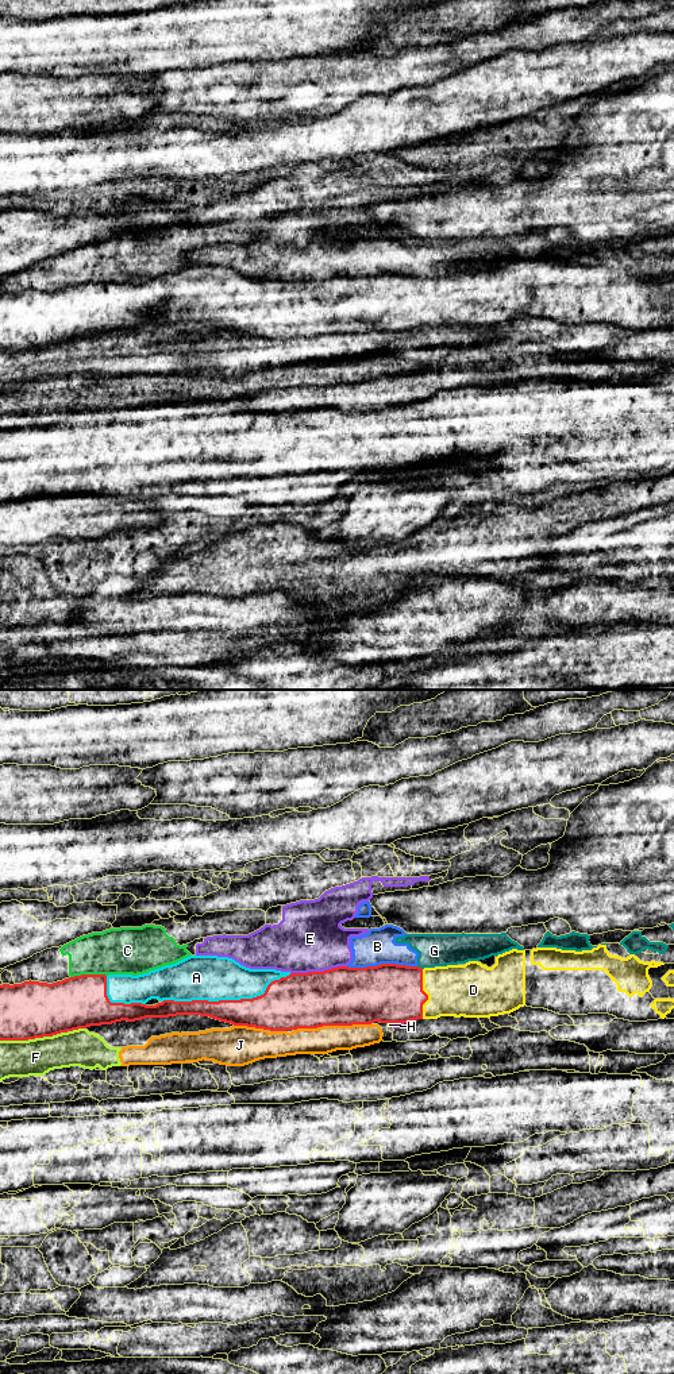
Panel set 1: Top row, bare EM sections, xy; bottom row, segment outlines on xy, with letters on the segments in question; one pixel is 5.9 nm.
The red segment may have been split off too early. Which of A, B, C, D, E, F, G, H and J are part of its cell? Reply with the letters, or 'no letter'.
A, D

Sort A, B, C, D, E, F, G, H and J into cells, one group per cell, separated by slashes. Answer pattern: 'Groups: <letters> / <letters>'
Groups: A D / B E G / C / F H J

